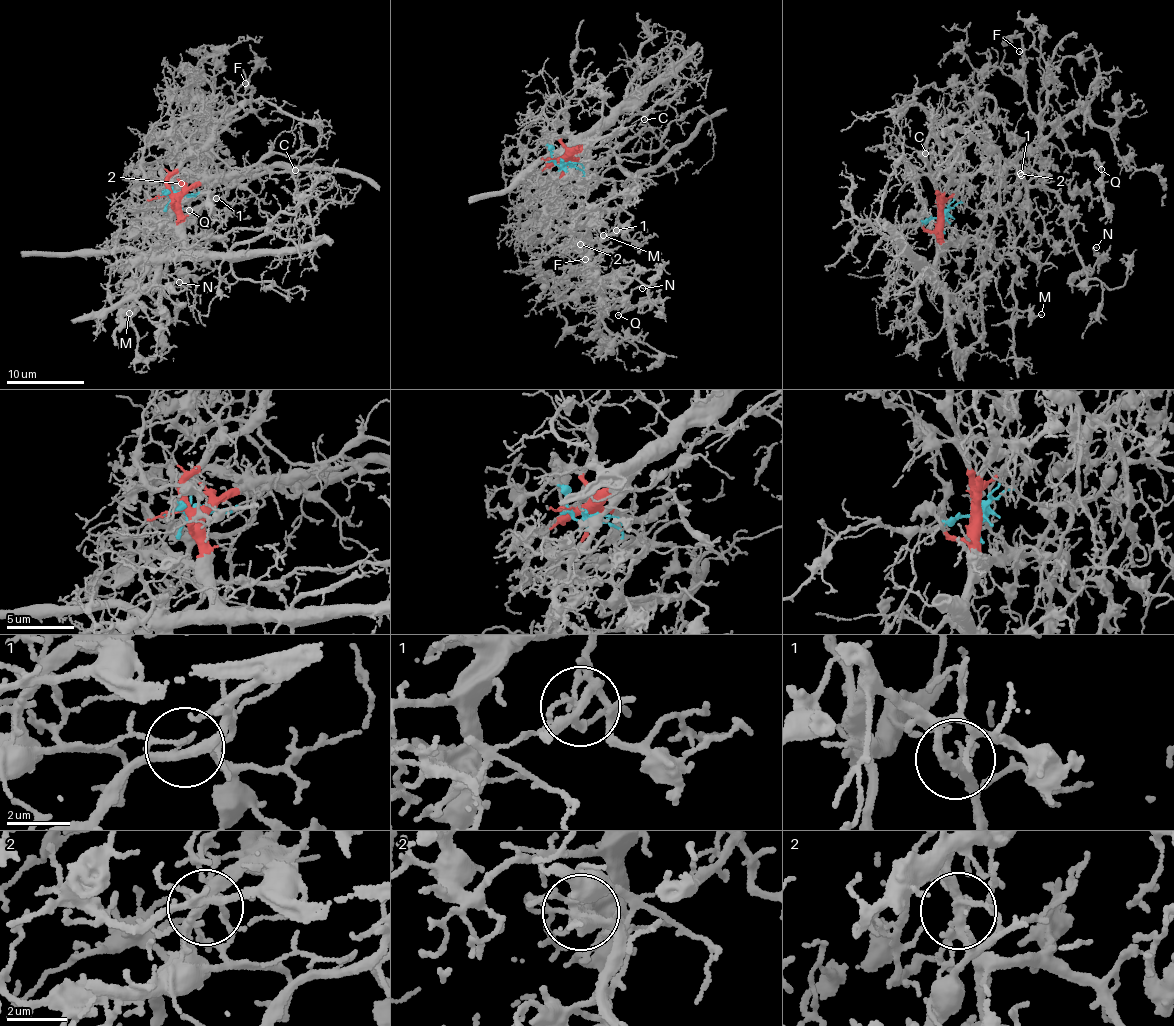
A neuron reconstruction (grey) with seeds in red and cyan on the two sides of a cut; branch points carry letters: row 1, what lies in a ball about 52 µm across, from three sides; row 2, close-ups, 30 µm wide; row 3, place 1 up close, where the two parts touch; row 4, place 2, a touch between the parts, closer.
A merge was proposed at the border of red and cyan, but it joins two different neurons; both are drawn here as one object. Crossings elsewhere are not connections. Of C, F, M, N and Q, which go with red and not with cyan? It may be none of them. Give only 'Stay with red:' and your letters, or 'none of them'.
Stay with red: C

